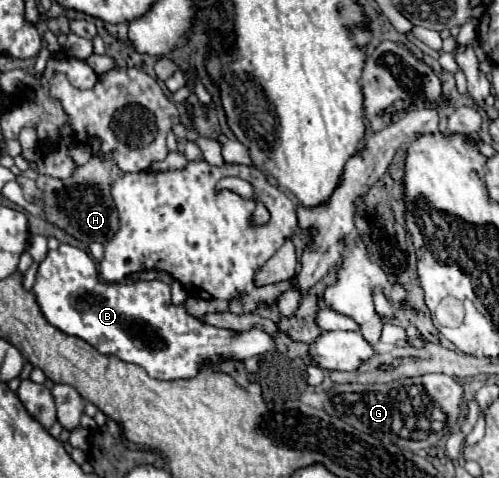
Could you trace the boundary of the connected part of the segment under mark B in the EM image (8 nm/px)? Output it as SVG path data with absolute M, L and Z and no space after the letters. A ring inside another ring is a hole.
M69 244L49 250L47 258L39 264L35 296L49 324L65 334L83 338L101 354L113 354L143 366L157 380L193 378L207 360L245 360L277 346L277 338L265 330L235 332L201 322L183 304L171 302L171 286L161 280L139 280L133 284L99 282L95 260L85 250Z

